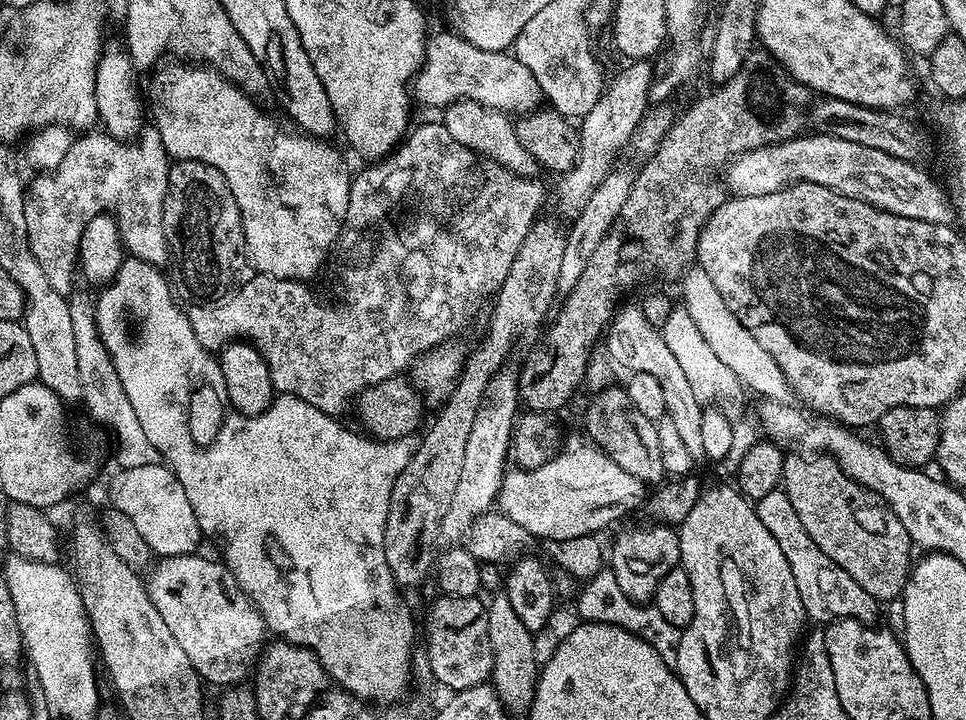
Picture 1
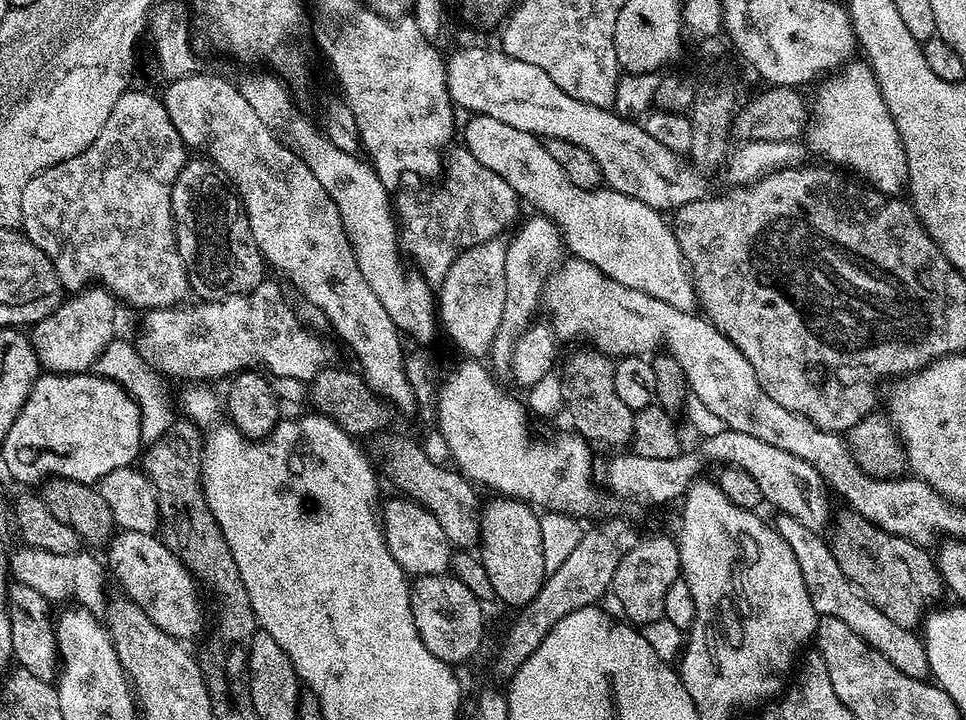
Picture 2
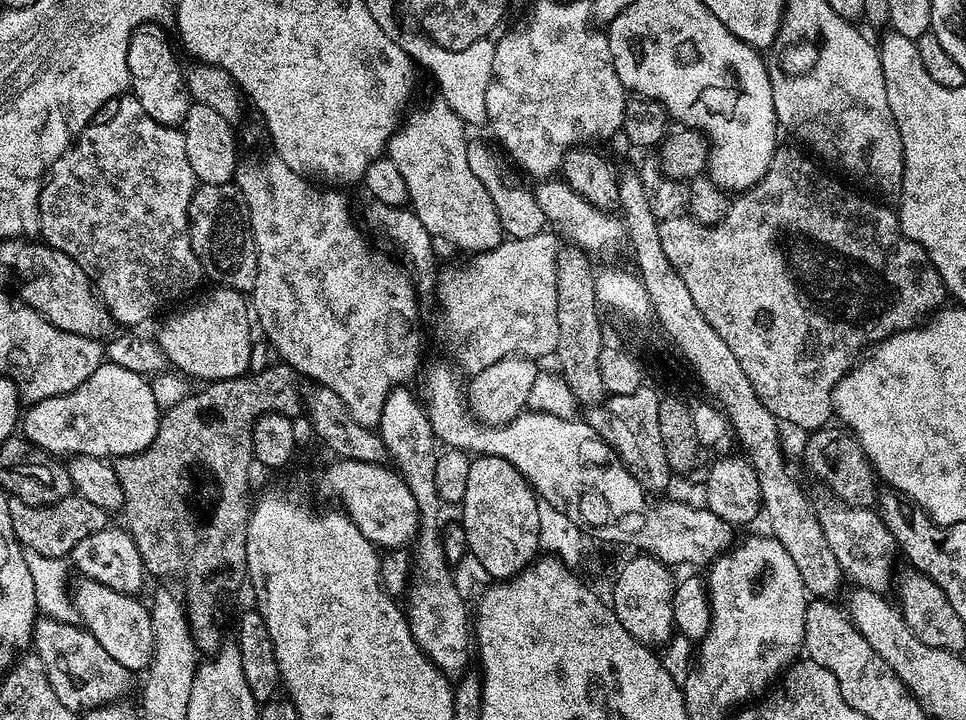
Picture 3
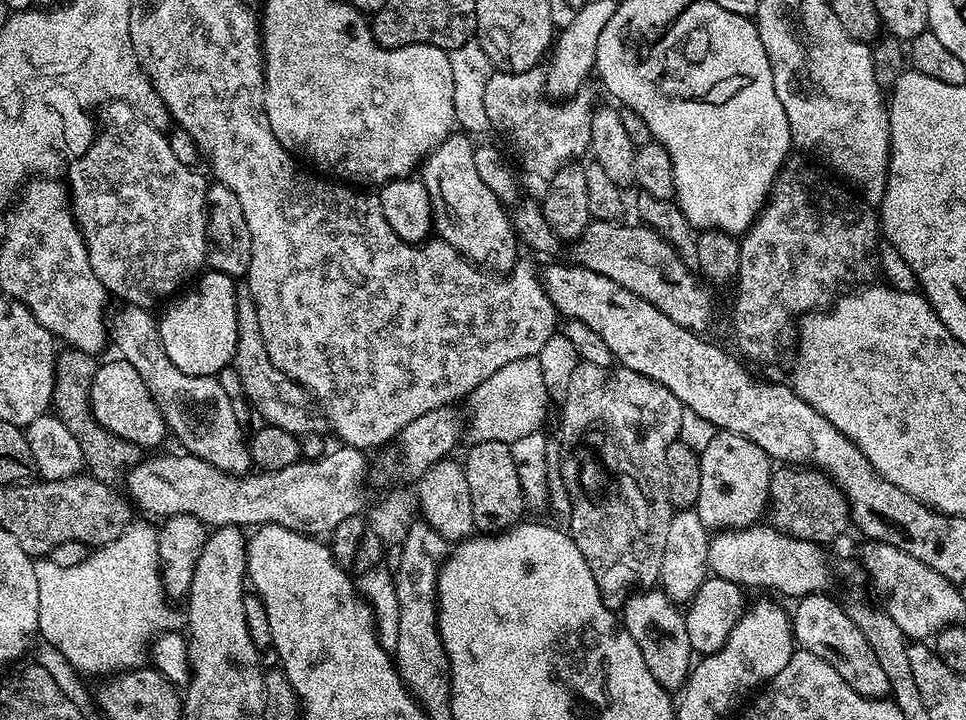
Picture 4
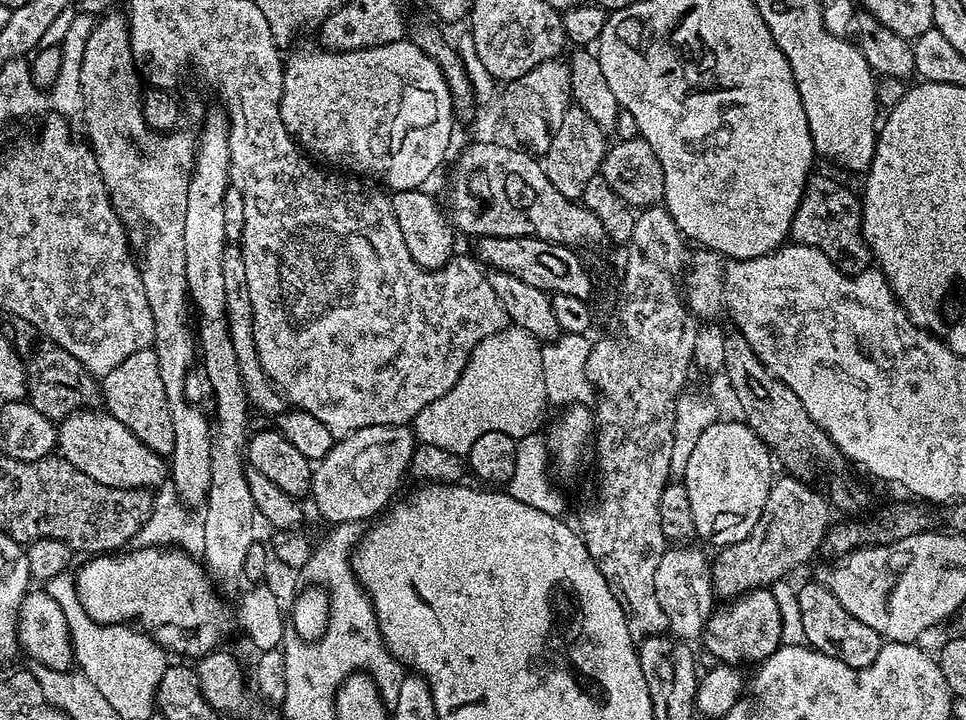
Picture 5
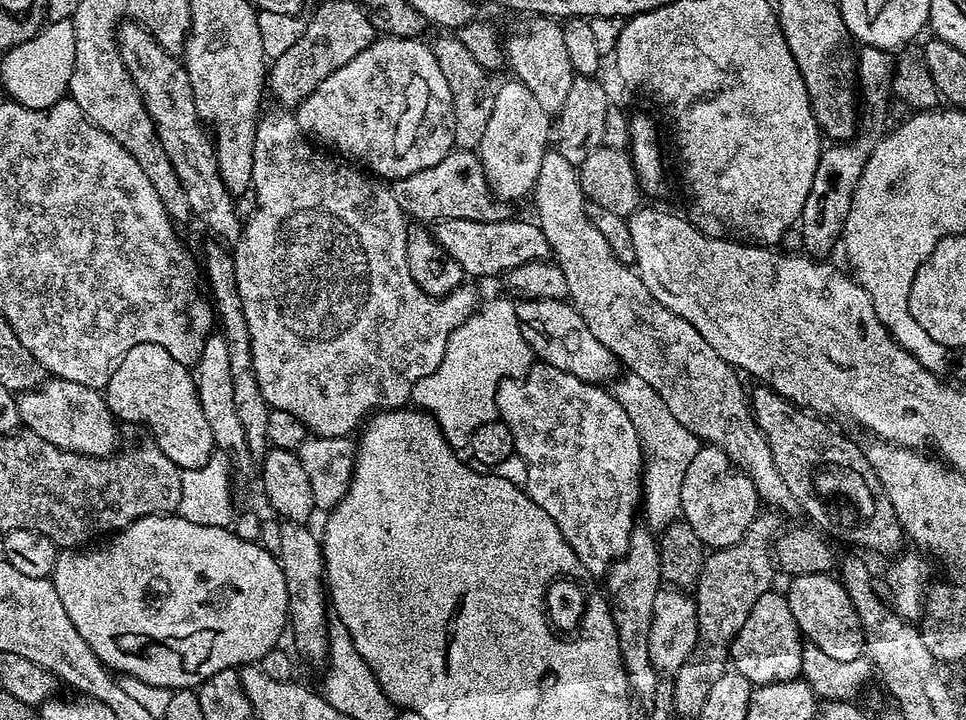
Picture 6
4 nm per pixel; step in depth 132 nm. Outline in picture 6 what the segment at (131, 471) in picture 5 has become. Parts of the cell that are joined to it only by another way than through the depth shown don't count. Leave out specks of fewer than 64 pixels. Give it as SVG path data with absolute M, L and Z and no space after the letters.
M48 378L39 388L21 395L18 403L21 425L27 428L28 424L29 433L42 436L55 448L83 456L107 456L117 447L117 421L97 389L78 386L78 382Z

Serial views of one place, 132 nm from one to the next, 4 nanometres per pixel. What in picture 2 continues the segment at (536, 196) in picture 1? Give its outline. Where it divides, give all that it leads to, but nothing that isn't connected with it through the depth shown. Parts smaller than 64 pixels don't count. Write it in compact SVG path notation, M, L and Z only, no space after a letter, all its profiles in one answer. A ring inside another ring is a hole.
M463 146L447 149L439 180L440 185L433 192L411 196L401 191L401 196L397 195L394 200L399 247L406 256L408 251L407 259L415 265L419 275L433 286L439 286L450 268L450 262L458 254L470 246L503 237L504 231L517 223L516 211L522 208L522 201L513 188L503 178L498 178L494 170L486 170L486 166L482 166L482 162L478 162L478 158L474 158L474 154ZM272 278L264 279L252 292L243 292L225 300L200 302L197 305L197 308L150 308L143 313L144 325L140 328L138 351L143 356L144 364L151 366L157 373L165 372L168 376L177 376L180 380L188 380L187 382L213 382L212 380L220 379L223 381L253 366L269 368L264 370L273 377L281 376L293 382L311 382L324 368L333 363L331 346L322 337L315 336L310 329L300 325L295 310L288 305L283 290Z

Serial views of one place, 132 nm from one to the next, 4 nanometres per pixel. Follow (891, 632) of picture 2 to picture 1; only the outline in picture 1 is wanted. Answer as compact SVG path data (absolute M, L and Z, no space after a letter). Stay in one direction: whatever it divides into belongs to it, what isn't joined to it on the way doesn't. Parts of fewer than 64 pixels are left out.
M782 490L766 494L766 498L755 501L754 507L762 526L774 534L774 542L782 546L782 554L786 554L786 562L790 562L790 574L794 574L804 614L809 621L831 622L854 618L863 624L877 623L876 611L882 608L881 601L866 594L866 590L862 590L862 586L858 586L858 582L854 582L854 578L850 578L850 574L846 574L838 562L830 562L830 558L826 558L826 554L814 546L814 538L806 534L806 526L802 526L794 506L790 506L790 498Z

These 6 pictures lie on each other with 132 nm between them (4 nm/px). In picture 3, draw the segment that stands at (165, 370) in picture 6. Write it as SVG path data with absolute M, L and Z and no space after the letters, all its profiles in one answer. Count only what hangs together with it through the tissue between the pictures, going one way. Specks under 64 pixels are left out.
M105 362L72 392L31 405L22 416L22 435L57 458L129 456L155 444L161 415L162 409L145 377L126 370L126 366Z

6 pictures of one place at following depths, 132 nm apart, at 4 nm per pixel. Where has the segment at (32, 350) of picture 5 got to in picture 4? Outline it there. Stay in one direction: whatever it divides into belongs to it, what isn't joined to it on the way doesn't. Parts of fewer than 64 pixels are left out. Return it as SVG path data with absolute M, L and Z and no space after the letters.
M65 347L56 357L56 381L52 391L52 408L54 415L78 438L78 446L82 446L82 454L87 471L95 480L103 484L115 485L116 479L123 477L127 469L142 459L141 449L128 440L118 438L107 432L92 413L92 387L98 367L93 353L83 352L77 348Z

